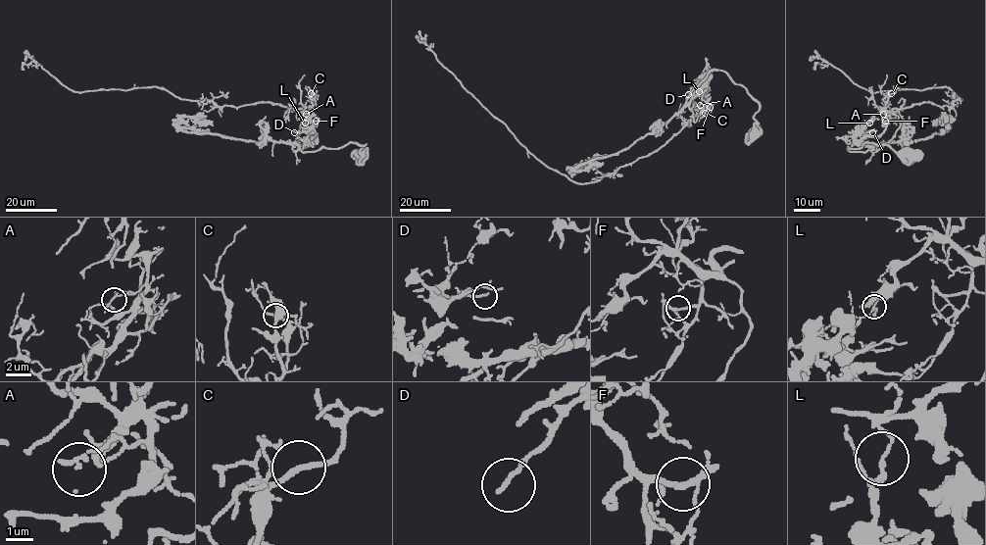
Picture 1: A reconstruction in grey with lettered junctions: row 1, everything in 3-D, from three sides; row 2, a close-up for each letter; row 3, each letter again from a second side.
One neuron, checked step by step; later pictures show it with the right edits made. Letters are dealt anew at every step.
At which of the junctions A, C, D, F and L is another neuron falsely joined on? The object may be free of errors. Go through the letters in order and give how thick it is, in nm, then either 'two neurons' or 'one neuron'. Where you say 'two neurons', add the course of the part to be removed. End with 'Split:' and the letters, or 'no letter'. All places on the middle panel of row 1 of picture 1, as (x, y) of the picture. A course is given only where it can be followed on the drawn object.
A: 120 nm | one neuron
C: 190 nm | one neuron
D: 200 nm | one neuron
F: 200 nm | one neuron
L: 140 nm | two neurons | (699, 91), (706, 97), (704, 108), (663, 145), (594, 181), (575, 183), (527, 150), (418, 37)
Split: L

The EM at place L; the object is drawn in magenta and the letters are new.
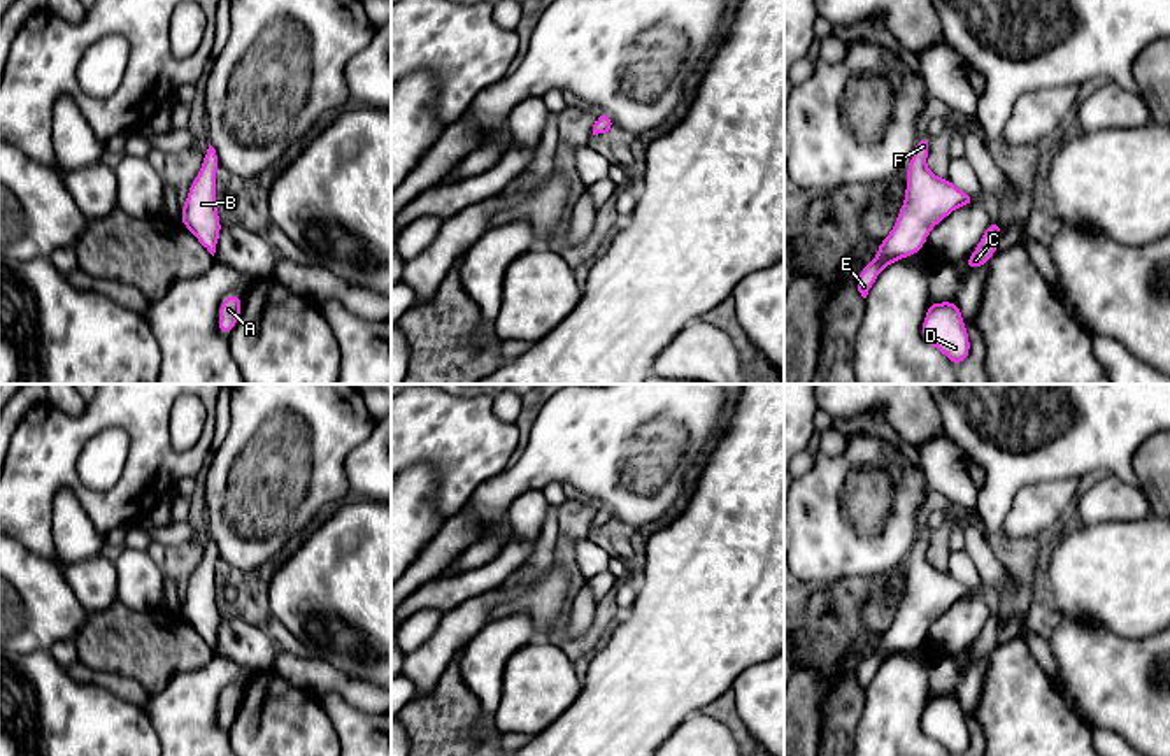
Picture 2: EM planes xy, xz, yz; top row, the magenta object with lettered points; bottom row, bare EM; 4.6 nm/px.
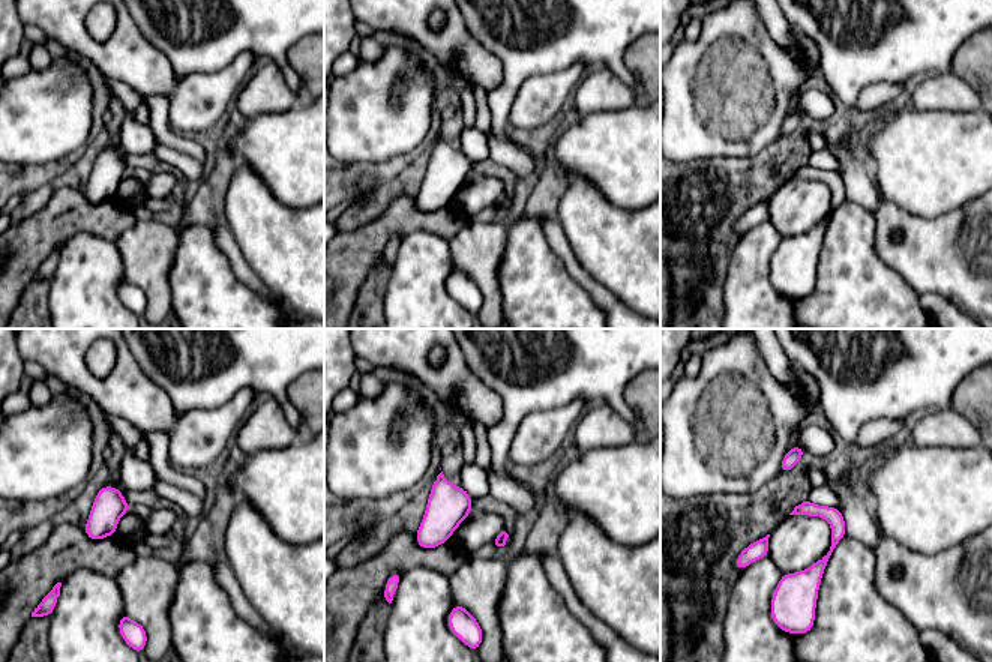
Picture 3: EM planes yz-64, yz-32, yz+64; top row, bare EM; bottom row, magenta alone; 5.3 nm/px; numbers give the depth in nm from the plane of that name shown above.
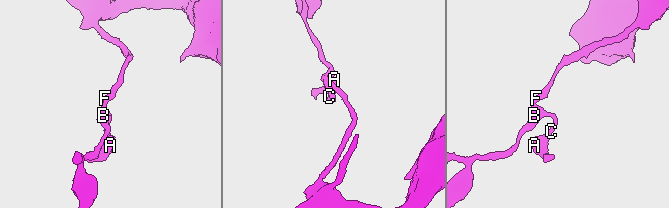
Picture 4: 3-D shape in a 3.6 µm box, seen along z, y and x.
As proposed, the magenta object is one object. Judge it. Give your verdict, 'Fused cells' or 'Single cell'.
Fused cells

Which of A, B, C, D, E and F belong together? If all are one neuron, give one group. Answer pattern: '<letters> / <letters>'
A B C D E / F

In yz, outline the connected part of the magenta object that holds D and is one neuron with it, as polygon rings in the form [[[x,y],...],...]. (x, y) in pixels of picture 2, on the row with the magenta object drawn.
[[[931,300],[923,319],[924,340],[960,367],[970,354],[970,339],[956,302]]]

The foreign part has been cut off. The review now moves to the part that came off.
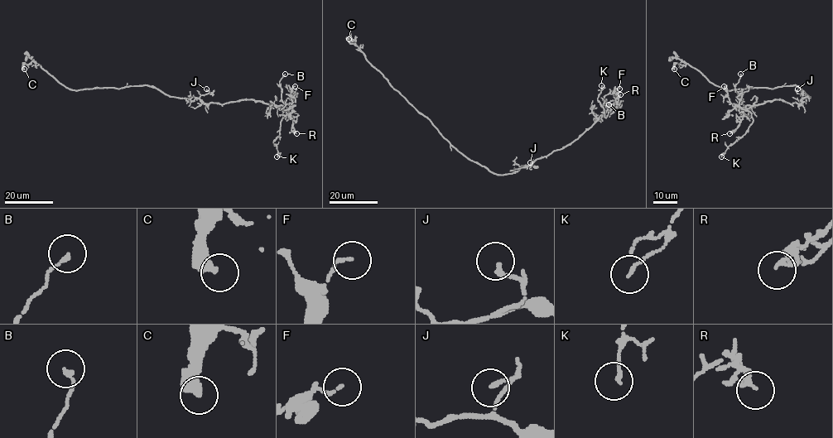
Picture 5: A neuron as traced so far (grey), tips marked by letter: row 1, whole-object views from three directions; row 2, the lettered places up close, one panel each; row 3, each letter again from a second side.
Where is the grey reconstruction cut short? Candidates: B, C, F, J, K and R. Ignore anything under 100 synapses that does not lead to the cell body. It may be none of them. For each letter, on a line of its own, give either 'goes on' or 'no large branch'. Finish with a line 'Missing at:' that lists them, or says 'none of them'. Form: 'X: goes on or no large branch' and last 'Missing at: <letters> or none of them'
B: no large branch
C: no large branch
F: no large branch
J: no large branch
K: no large branch
R: no large branch
Missing at: none of them

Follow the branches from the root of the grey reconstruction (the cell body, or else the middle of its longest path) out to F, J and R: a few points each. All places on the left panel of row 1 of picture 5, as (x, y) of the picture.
F: (166, 94), (180, 98), (195, 97), (206, 103), (260, 100), (286, 110), (291, 103), (291, 89), (295, 86)
J: (166, 94), (180, 98), (199, 98), (209, 93), (206, 89)
R: (166, 94), (180, 98), (195, 97), (206, 103), (254, 99), (276, 104), (290, 113), (296, 133)

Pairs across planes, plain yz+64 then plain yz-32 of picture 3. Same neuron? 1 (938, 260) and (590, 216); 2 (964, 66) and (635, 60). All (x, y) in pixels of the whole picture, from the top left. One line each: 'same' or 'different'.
1: same
2: same

